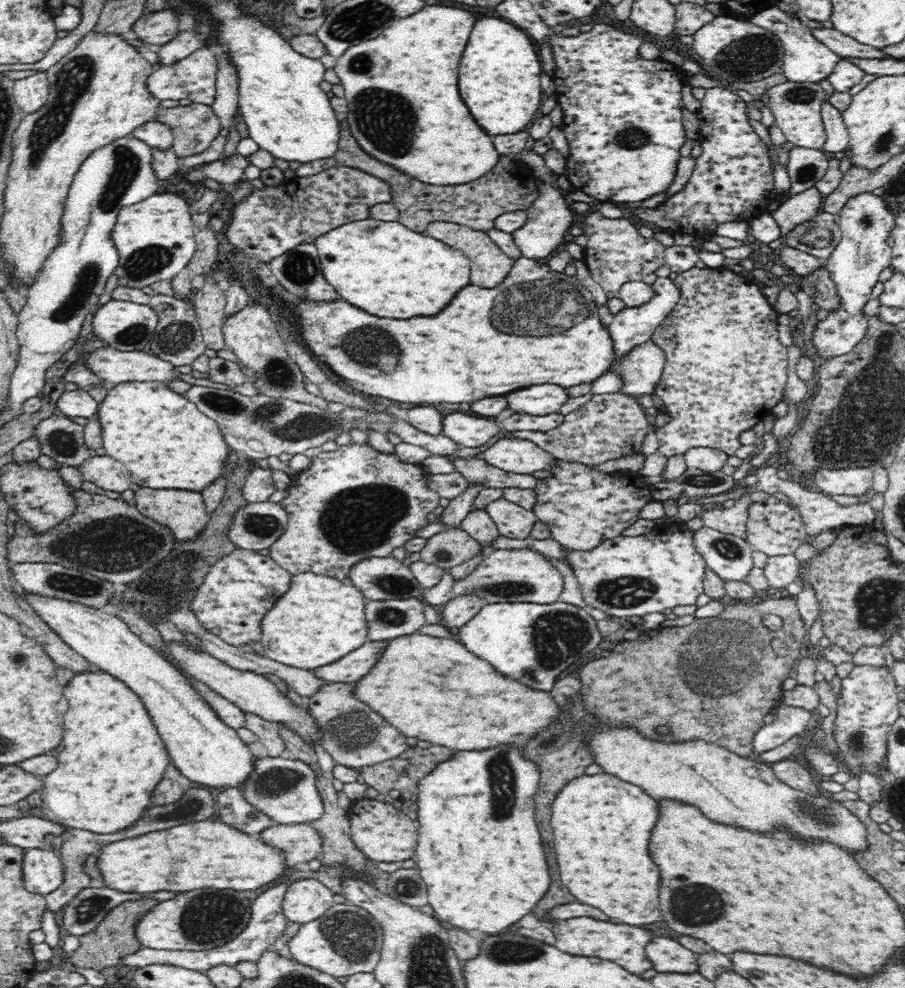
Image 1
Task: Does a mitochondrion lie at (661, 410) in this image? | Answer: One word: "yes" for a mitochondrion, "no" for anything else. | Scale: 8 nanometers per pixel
no

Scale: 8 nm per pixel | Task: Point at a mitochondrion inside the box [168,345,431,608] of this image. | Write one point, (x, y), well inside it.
(363, 518)

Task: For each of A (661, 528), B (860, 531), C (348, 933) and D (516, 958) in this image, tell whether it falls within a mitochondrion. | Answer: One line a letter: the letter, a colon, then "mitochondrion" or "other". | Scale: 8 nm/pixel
A: other
B: other
C: mitochondrion
D: mitochondrion

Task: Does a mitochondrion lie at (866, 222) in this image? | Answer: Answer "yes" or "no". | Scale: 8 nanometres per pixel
yes

